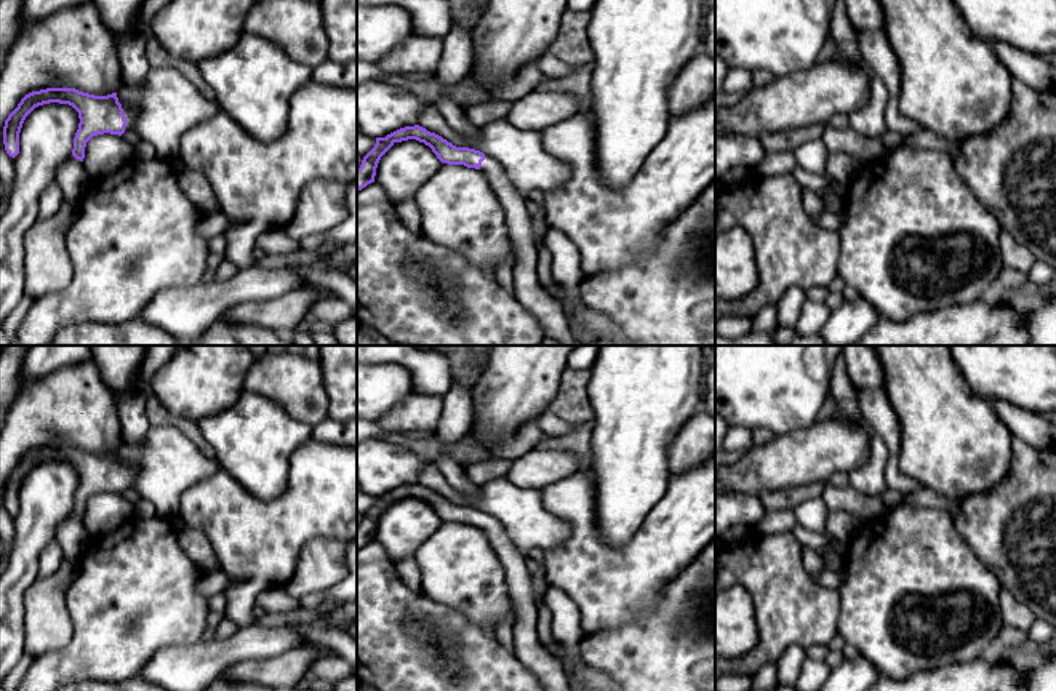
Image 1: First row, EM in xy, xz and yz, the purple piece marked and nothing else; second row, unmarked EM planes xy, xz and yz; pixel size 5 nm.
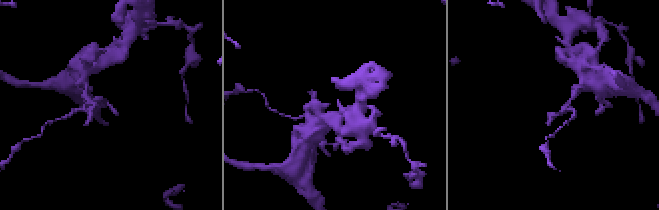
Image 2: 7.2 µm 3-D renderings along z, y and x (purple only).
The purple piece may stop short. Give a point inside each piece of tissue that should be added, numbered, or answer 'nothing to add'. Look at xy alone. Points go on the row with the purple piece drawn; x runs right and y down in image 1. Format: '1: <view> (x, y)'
1: xy (130, 112)

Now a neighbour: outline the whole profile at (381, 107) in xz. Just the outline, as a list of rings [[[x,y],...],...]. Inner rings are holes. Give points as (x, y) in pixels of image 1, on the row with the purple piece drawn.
[[[382,80],[357,86],[357,125],[365,136],[386,138],[414,126],[424,107],[427,102],[421,96]]]

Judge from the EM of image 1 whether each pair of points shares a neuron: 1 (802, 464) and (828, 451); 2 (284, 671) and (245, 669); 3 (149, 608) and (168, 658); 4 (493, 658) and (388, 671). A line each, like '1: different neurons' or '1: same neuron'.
1: same neuron
2: same neuron
3: different neurons
4: same neuron

